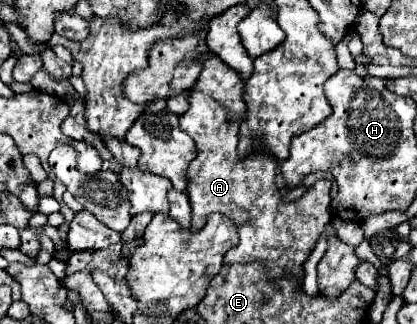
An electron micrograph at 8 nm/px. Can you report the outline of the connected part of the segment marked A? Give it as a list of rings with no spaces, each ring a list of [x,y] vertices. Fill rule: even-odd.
[[[209,53],[203,55],[203,71],[197,79],[197,83],[189,91],[189,111],[181,115],[179,123],[185,133],[191,135],[191,139],[197,145],[197,157],[191,161],[189,171],[187,171],[187,195],[189,203],[193,207],[193,223],[191,229],[199,231],[211,213],[221,213],[227,215],[229,219],[235,221],[237,233],[239,233],[239,243],[233,246],[225,255],[225,265],[231,263],[253,263],[261,261],[269,269],[269,281],[277,281],[285,277],[287,273],[303,279],[303,263],[315,249],[325,225],[331,221],[331,211],[329,211],[329,187],[331,183],[327,179],[317,181],[313,187],[307,189],[307,193],[293,203],[283,203],[281,195],[277,195],[277,185],[275,185],[275,175],[279,163],[273,157],[267,157],[265,153],[257,153],[245,159],[237,157],[237,143],[239,143],[239,123],[237,118],[241,118],[246,112],[246,105],[243,99],[243,90],[239,90],[239,75],[231,71],[219,57],[213,57]]]

